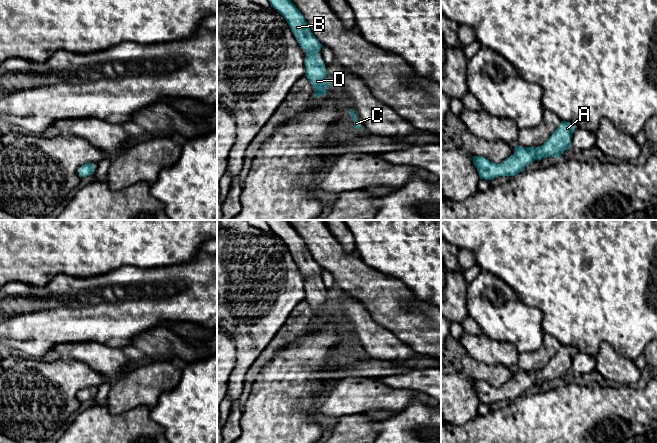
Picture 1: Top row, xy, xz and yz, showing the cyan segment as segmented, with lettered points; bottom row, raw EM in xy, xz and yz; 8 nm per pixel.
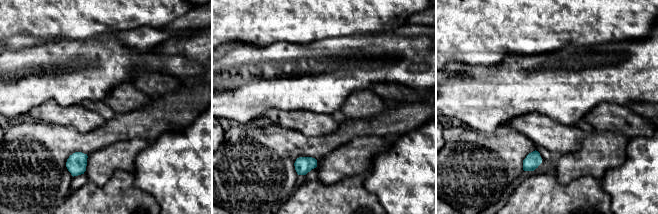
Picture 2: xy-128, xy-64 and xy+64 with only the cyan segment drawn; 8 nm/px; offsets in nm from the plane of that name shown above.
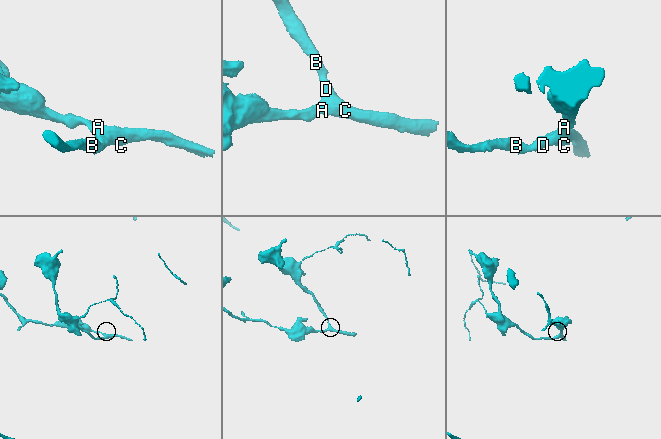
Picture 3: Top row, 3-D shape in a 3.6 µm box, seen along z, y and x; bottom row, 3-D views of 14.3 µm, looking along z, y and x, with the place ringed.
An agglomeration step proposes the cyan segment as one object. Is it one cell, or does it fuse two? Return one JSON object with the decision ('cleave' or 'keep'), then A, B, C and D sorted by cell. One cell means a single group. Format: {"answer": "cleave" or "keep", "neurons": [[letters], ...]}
{"answer": "keep", "neurons": [["A", "B", "C", "D"]]}

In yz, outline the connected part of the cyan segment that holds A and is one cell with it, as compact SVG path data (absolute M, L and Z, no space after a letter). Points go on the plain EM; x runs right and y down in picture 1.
M561 345L558 352L541 370L520 371L516 369L514 378L500 388L480 380L473 380L473 387L481 403L493 404L498 400L515 400L535 384L546 381L560 382L561 378L571 371L574 353L575 350L572 347Z

